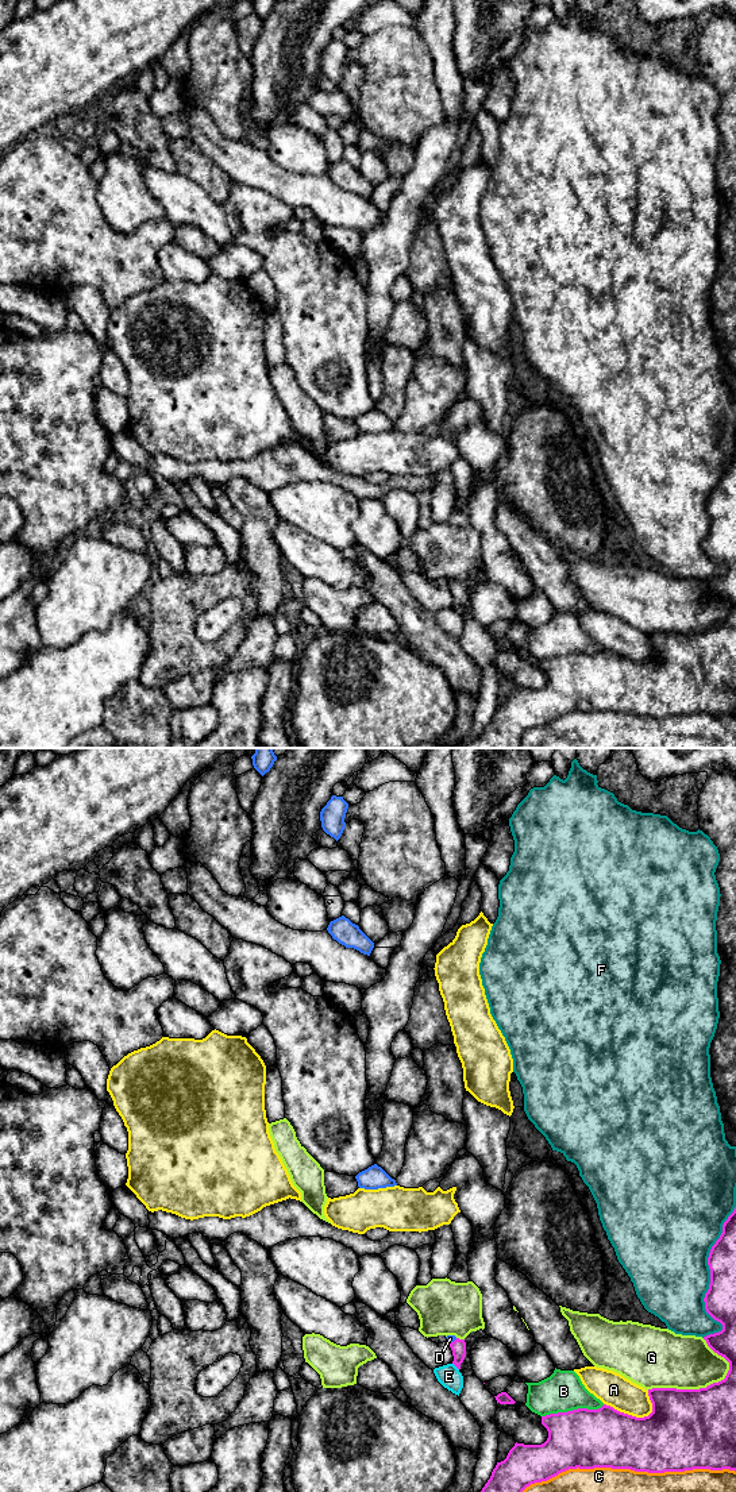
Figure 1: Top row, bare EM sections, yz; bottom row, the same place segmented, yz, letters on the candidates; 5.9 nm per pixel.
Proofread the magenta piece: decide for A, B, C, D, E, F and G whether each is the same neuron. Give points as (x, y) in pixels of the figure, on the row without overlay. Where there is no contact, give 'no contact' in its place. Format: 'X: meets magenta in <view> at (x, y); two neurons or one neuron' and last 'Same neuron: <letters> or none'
A: meets magenta in yz at (627, 658); two neurons
B: meets magenta in yz at (573, 654); two neurons
C: meets magenta in yz at (623, 712); two neurons
D: meets magenta in yz at (454, 585); one neuron
E: meets magenta in yz at (455, 609); two neurons
F: meets magenta in yz at (711, 521); two neurons
G: meets magenta in yz at (693, 633); two neurons
Same neuron: D

